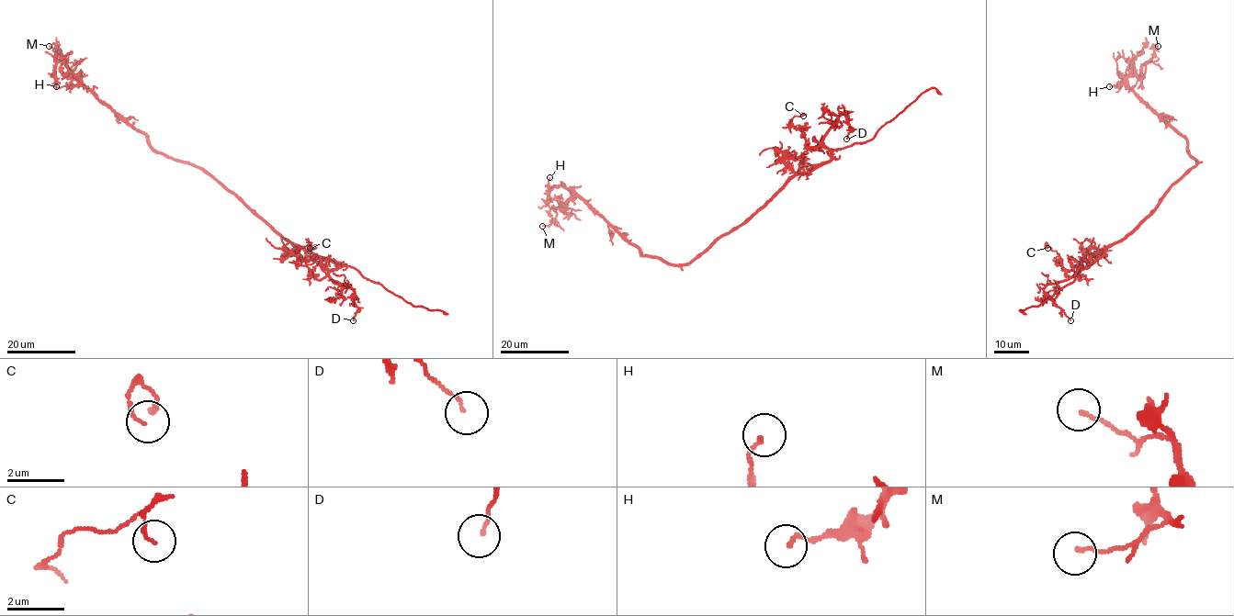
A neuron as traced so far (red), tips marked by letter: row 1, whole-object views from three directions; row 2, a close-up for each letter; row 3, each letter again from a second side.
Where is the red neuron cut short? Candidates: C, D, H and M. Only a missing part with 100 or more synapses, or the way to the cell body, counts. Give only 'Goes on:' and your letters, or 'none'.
Goes on: none

